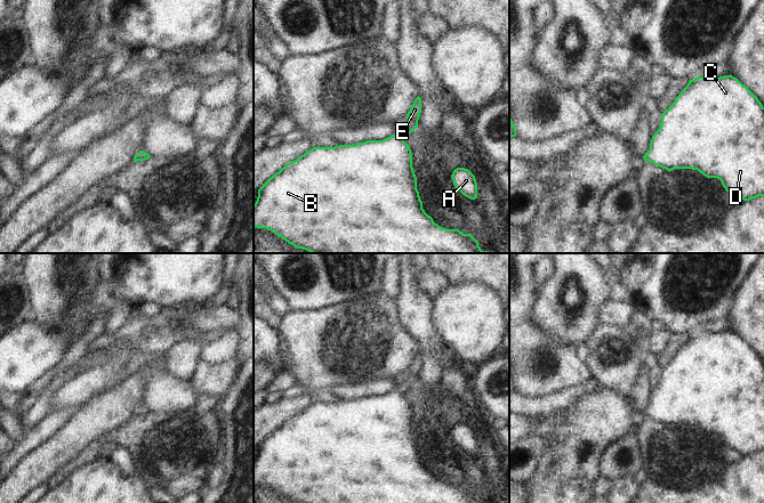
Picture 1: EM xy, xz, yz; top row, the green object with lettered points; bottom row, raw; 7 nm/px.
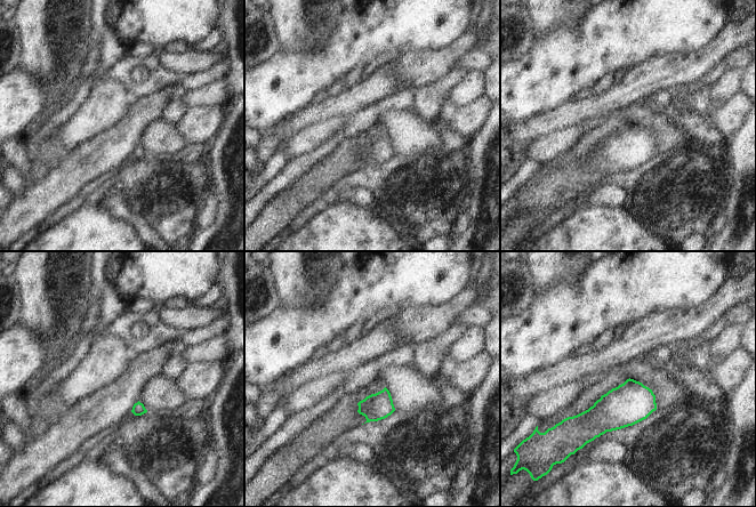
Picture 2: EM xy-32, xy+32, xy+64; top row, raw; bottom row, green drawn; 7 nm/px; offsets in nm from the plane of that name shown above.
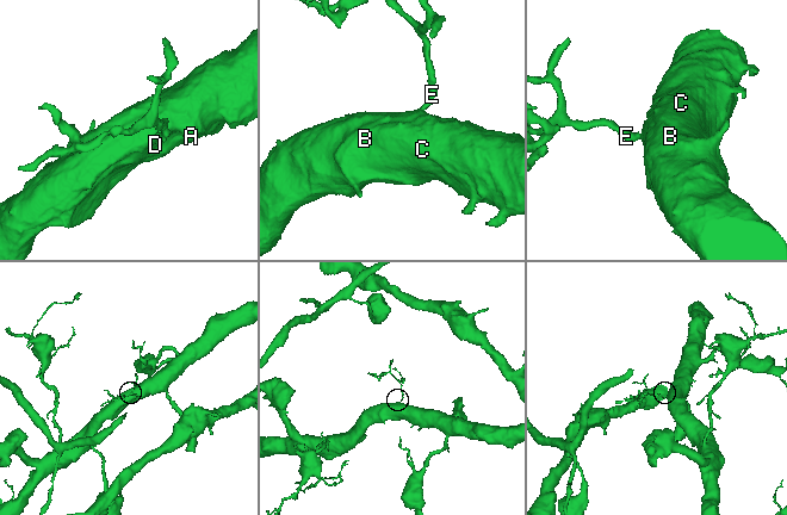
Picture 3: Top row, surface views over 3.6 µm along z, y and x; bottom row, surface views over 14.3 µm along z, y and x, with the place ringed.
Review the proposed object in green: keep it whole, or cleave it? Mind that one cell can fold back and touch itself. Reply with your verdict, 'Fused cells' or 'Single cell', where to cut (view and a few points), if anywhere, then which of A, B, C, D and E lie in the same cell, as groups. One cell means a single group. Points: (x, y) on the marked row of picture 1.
Single cell. No split. Groups: A B C D E.

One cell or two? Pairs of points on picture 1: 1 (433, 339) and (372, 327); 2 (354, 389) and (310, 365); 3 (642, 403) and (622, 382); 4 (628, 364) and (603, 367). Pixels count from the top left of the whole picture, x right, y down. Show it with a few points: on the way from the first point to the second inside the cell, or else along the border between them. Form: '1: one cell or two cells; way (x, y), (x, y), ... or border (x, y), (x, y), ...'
1: two cells; border (396, 310), (400, 324), (419, 347)
2: two cells; border (371, 380), (364, 383), (343, 383), (330, 389)
3: two cells; border (641, 365), (629, 394)
4: one cell; way (622, 364), (609, 365)

